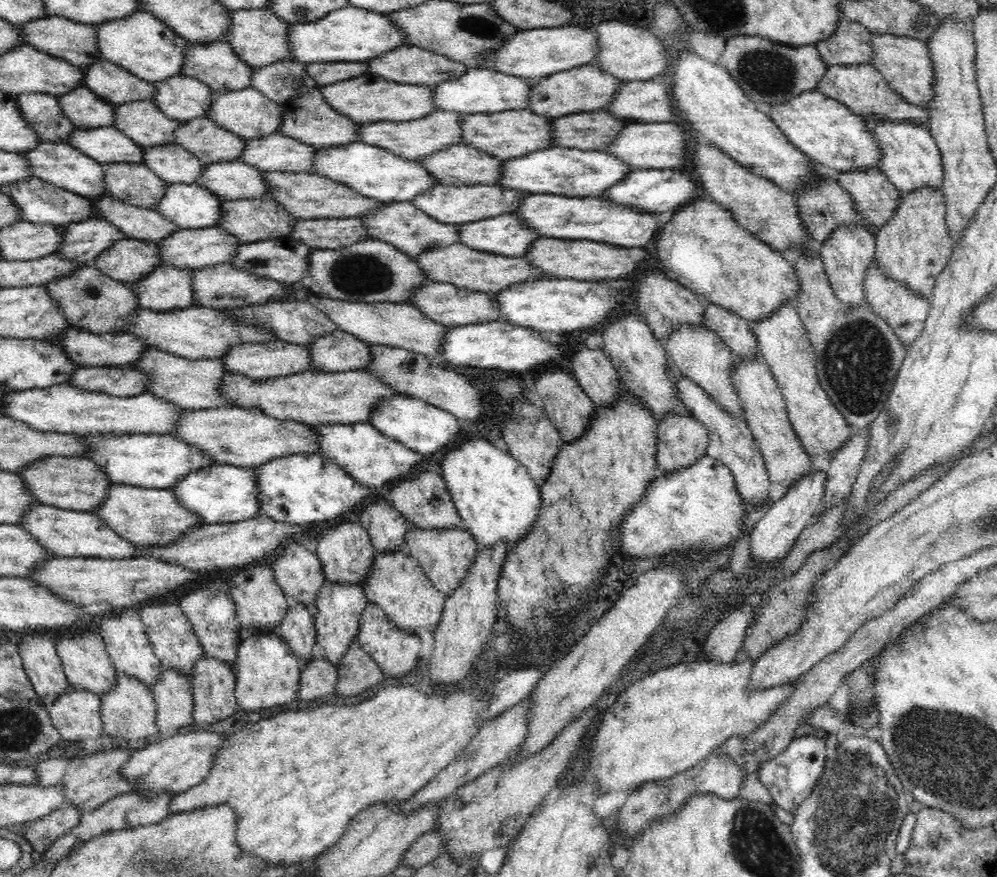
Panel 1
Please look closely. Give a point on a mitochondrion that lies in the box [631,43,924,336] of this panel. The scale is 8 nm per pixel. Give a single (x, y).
(771, 74)

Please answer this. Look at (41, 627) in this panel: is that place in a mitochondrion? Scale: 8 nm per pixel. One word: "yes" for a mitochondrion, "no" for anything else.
no

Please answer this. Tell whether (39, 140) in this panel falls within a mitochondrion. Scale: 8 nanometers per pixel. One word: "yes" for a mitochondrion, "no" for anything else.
no

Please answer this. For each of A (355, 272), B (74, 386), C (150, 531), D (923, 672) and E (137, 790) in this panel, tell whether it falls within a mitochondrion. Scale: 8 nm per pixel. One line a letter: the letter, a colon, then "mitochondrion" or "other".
A: mitochondrion
B: other
C: other
D: other
E: other

